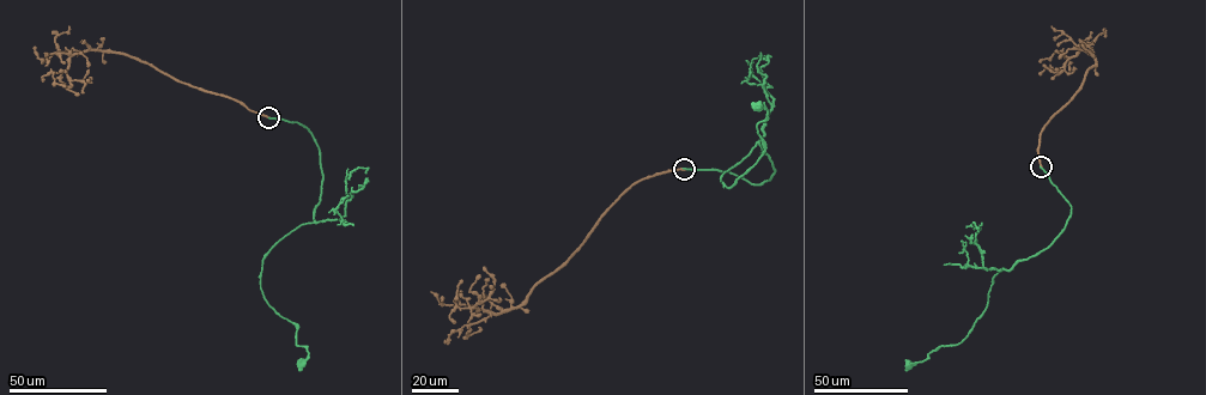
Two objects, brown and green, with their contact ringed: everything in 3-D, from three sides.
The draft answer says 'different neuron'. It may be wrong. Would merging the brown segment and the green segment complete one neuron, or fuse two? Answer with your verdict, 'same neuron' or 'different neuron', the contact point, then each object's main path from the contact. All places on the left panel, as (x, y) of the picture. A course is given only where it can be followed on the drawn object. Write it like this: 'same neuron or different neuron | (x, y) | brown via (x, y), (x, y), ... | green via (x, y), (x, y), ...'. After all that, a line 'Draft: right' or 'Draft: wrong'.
different neuron | (268, 117) | brown via (270, 117), (123, 54), (95, 49), (72, 55), (67, 76), (88, 80) | green via (270, 117), (307, 128), (323, 176), (315, 222), (278, 241), (261, 273), (265, 299), (298, 327), (302, 364)
Draft: right

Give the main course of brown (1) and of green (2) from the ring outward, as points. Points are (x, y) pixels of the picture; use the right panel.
1: (1041, 166), (1037, 150), (1041, 132), (1072, 99), (1096, 62), (1092, 55), (1080, 49), (1058, 73), (1043, 65)
2: (1041, 166), (1071, 207), (1062, 231), (1049, 245), (998, 272), (986, 309), (961, 342), (941, 346), (909, 365)

